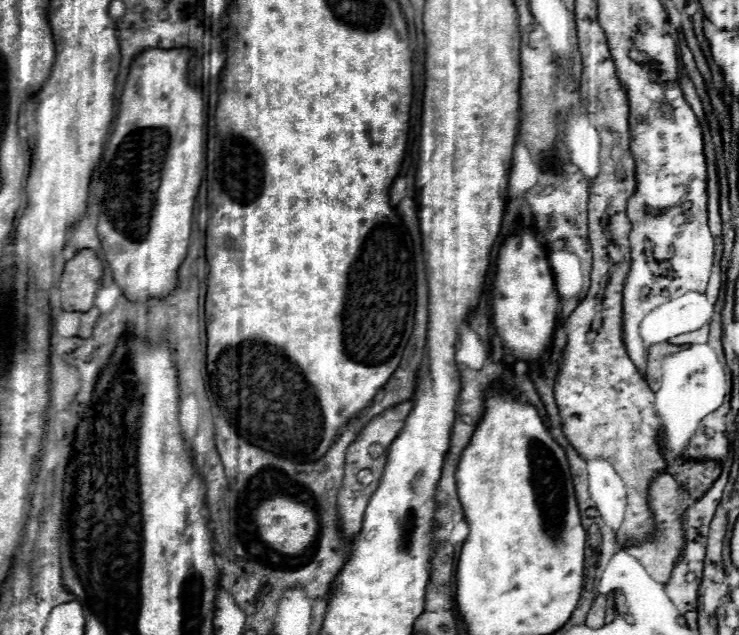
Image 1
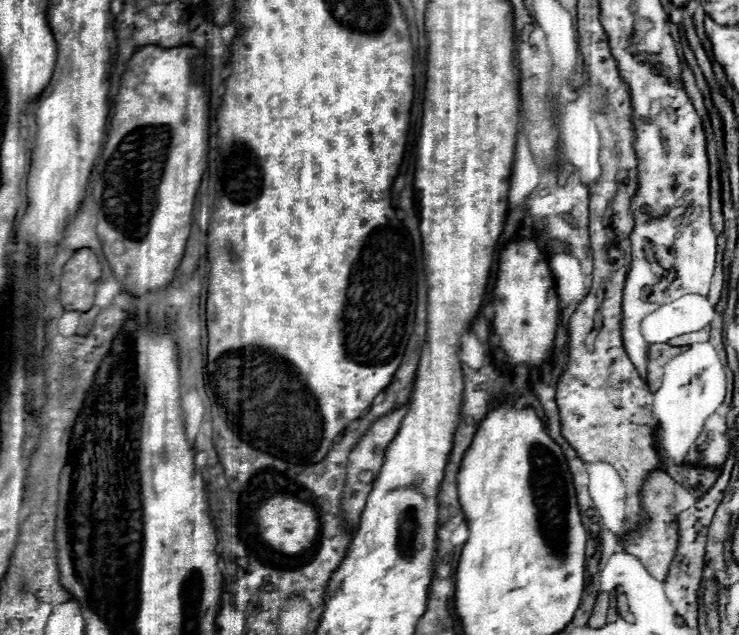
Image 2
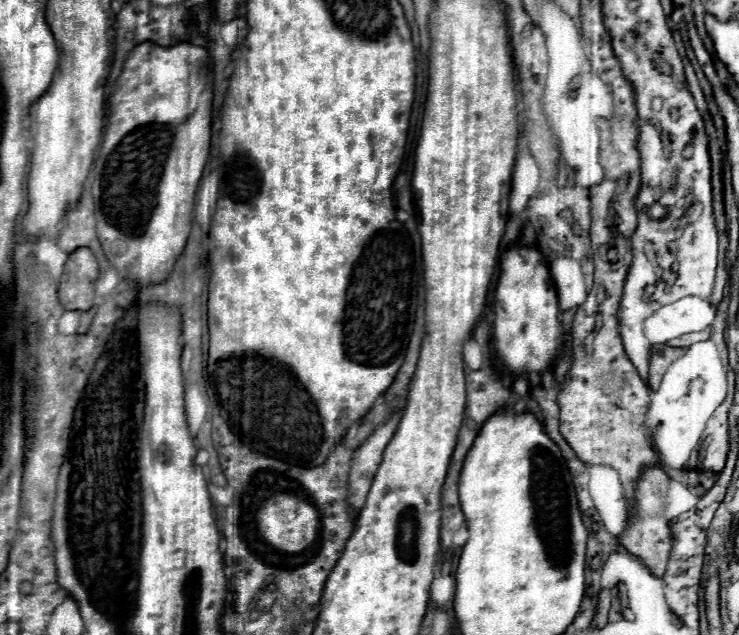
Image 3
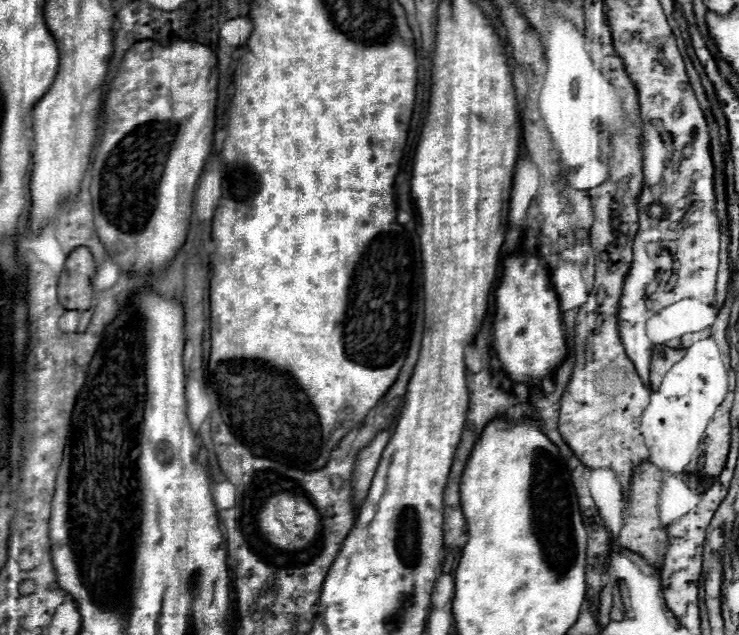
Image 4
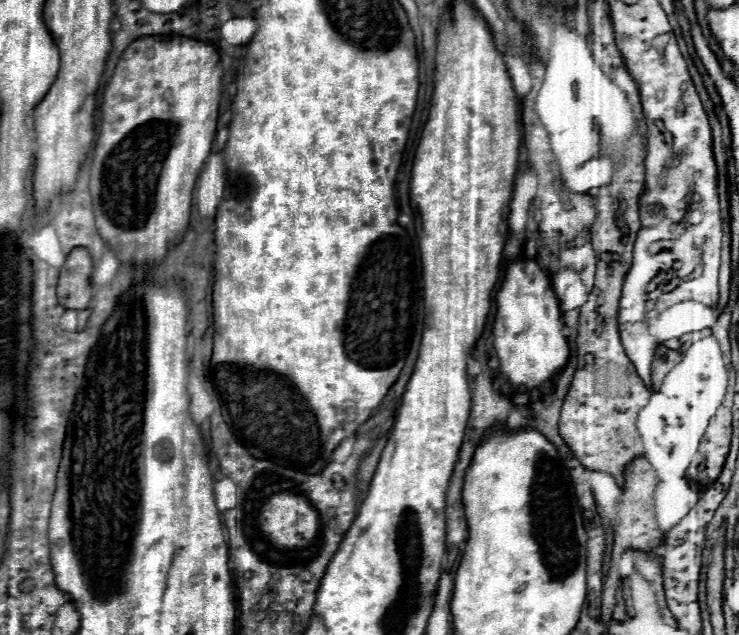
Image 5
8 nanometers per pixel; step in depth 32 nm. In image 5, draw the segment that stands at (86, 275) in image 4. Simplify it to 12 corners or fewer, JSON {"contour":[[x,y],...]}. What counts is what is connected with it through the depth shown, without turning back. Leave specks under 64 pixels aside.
{"contour":[[74,248],[58,282],[58,300],[86,310],[94,296],[92,258]]}

